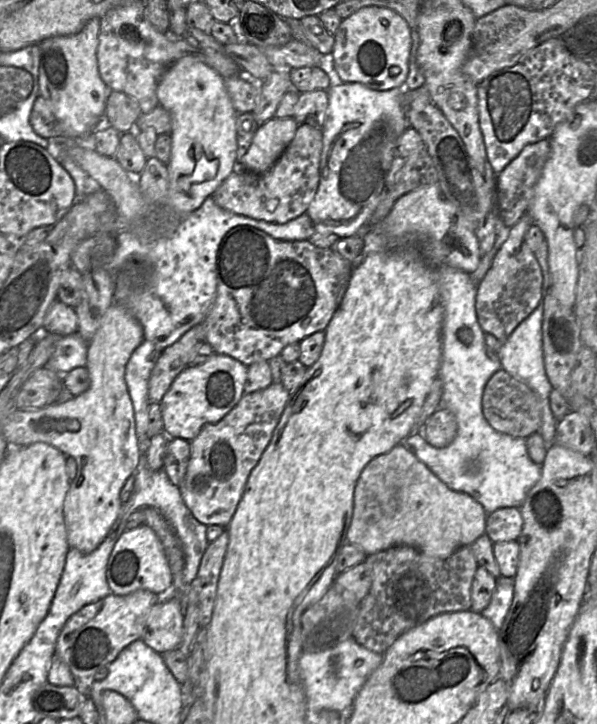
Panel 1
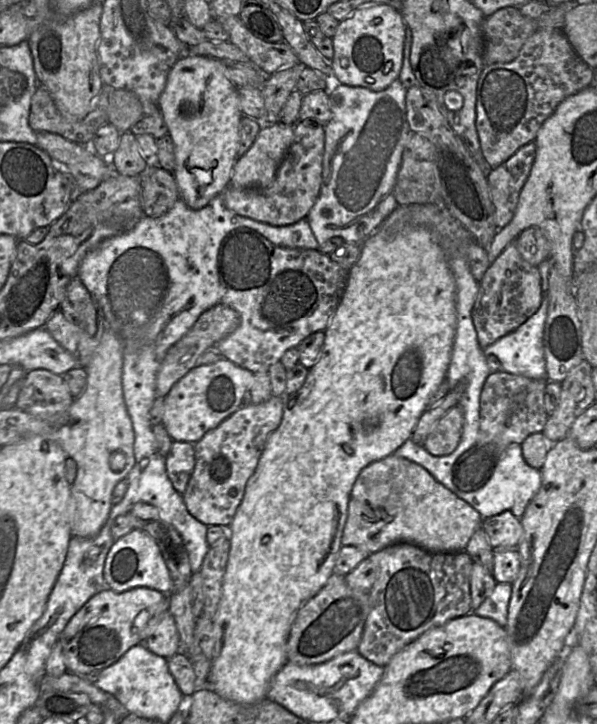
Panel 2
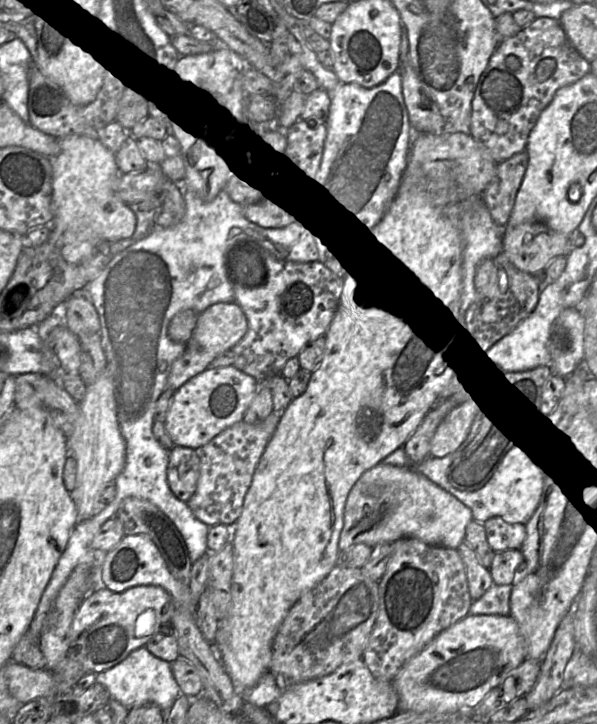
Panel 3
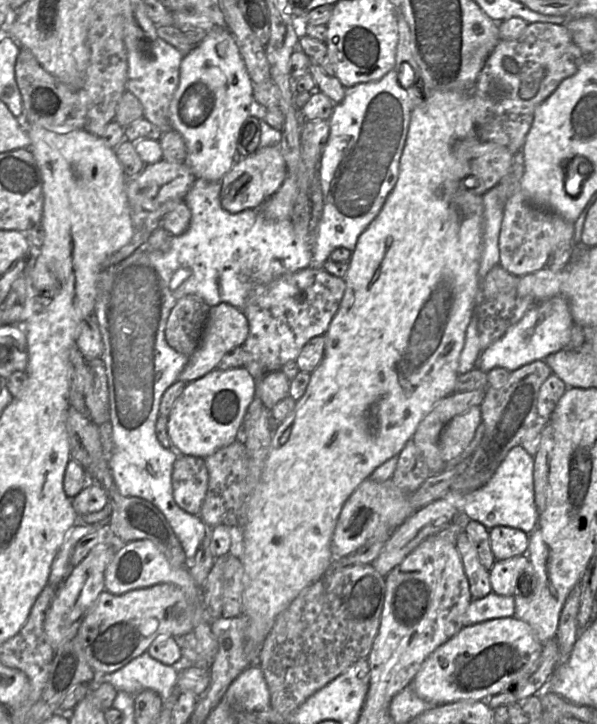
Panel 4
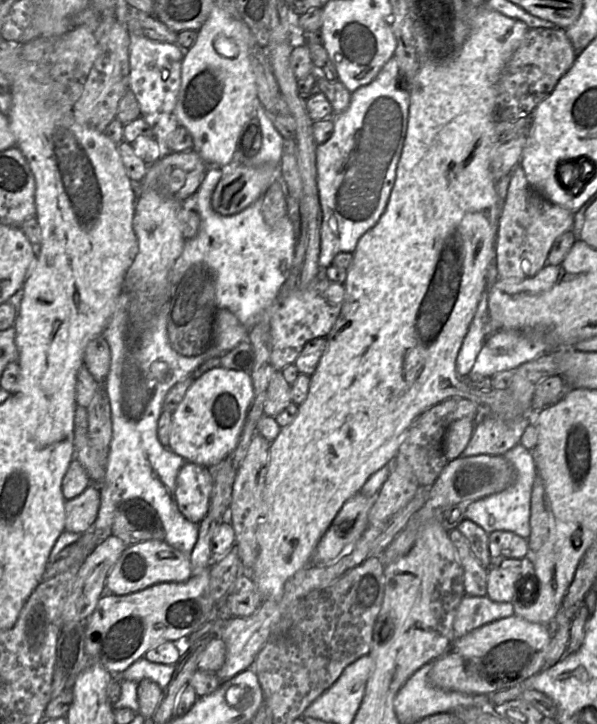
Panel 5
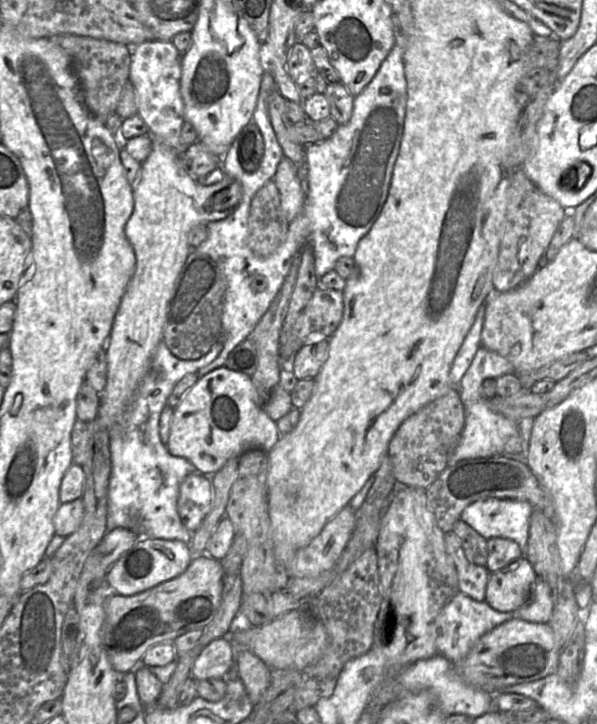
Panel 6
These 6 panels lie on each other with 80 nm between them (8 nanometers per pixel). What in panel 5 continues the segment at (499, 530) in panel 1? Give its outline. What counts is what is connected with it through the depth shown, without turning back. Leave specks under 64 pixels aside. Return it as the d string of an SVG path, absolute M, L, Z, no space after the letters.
M494 531L489 534L489 552L491 567L498 567L506 560L526 557L528 539L509 531Z

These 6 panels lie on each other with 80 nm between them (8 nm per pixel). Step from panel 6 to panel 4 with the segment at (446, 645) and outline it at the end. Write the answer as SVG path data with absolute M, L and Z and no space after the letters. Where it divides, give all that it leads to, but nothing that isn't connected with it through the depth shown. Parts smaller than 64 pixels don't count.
M490 592L480 599L473 599L465 613L463 627L496 618L515 615L514 596L501 596Z

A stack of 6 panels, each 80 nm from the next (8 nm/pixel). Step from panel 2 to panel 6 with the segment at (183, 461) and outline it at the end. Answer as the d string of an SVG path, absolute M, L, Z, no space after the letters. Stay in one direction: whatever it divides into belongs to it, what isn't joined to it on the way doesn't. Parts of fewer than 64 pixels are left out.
M200 472L189 474L181 483L177 509L183 525L194 533L212 507L210 476Z

